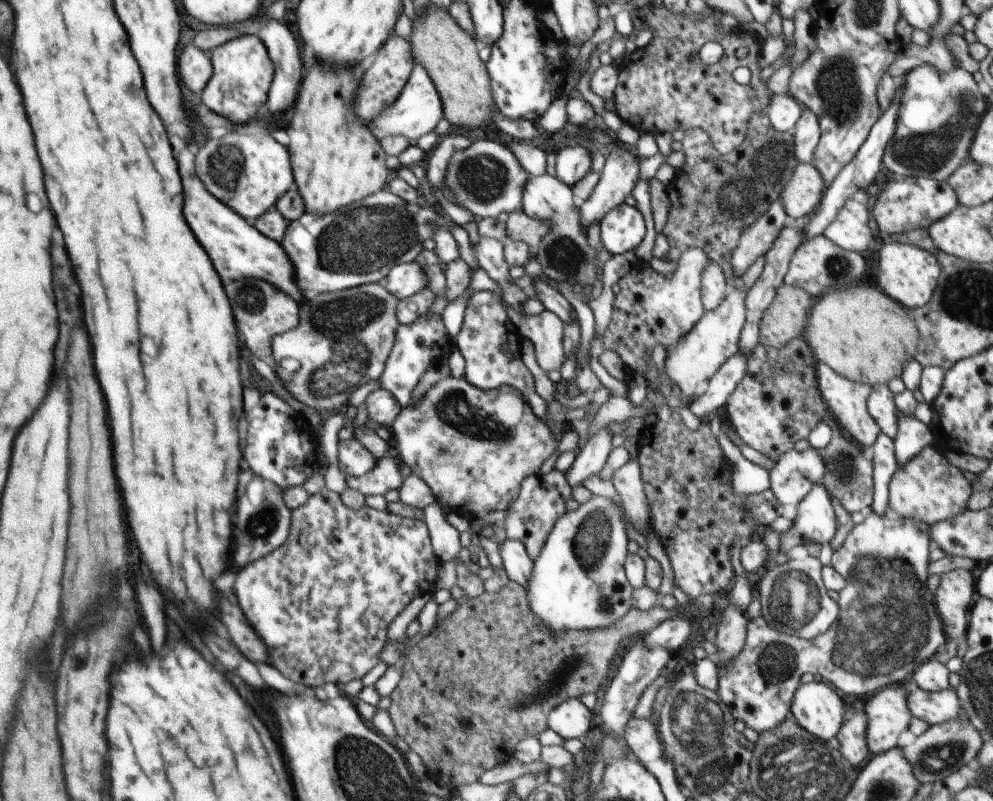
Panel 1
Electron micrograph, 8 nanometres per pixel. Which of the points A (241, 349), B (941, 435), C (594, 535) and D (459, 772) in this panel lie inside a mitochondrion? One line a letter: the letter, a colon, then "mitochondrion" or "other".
A: other
B: other
C: mitochondrion
D: other

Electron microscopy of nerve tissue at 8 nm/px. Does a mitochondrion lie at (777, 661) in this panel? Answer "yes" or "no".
yes

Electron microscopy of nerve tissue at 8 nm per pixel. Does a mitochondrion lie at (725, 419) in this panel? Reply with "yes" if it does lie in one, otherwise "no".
no

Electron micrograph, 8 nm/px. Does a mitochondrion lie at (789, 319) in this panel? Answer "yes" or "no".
no

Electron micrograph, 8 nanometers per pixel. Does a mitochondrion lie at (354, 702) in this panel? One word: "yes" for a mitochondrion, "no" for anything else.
no

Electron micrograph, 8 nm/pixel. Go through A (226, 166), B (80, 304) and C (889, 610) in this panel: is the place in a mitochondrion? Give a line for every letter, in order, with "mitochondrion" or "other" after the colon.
A: mitochondrion
B: other
C: mitochondrion

